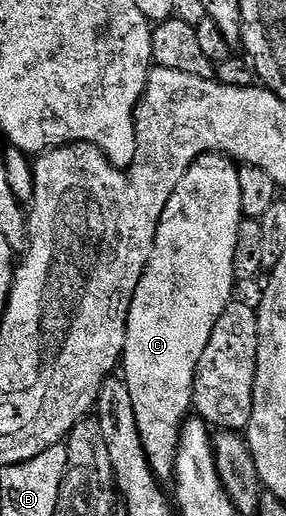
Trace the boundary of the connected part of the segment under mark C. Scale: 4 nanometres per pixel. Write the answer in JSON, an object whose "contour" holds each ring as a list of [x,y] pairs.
{"contour":[[[201,154],[190,165],[164,208],[150,262],[136,288],[126,321],[126,349],[122,352],[120,374],[128,388],[128,396],[132,396],[132,410],[136,412],[144,452],[160,480],[174,477],[182,424],[194,404],[194,377],[200,356],[204,356],[204,348],[208,348],[208,340],[220,316],[235,297],[234,257],[240,224],[244,220],[238,171],[234,159],[225,154]]]}

